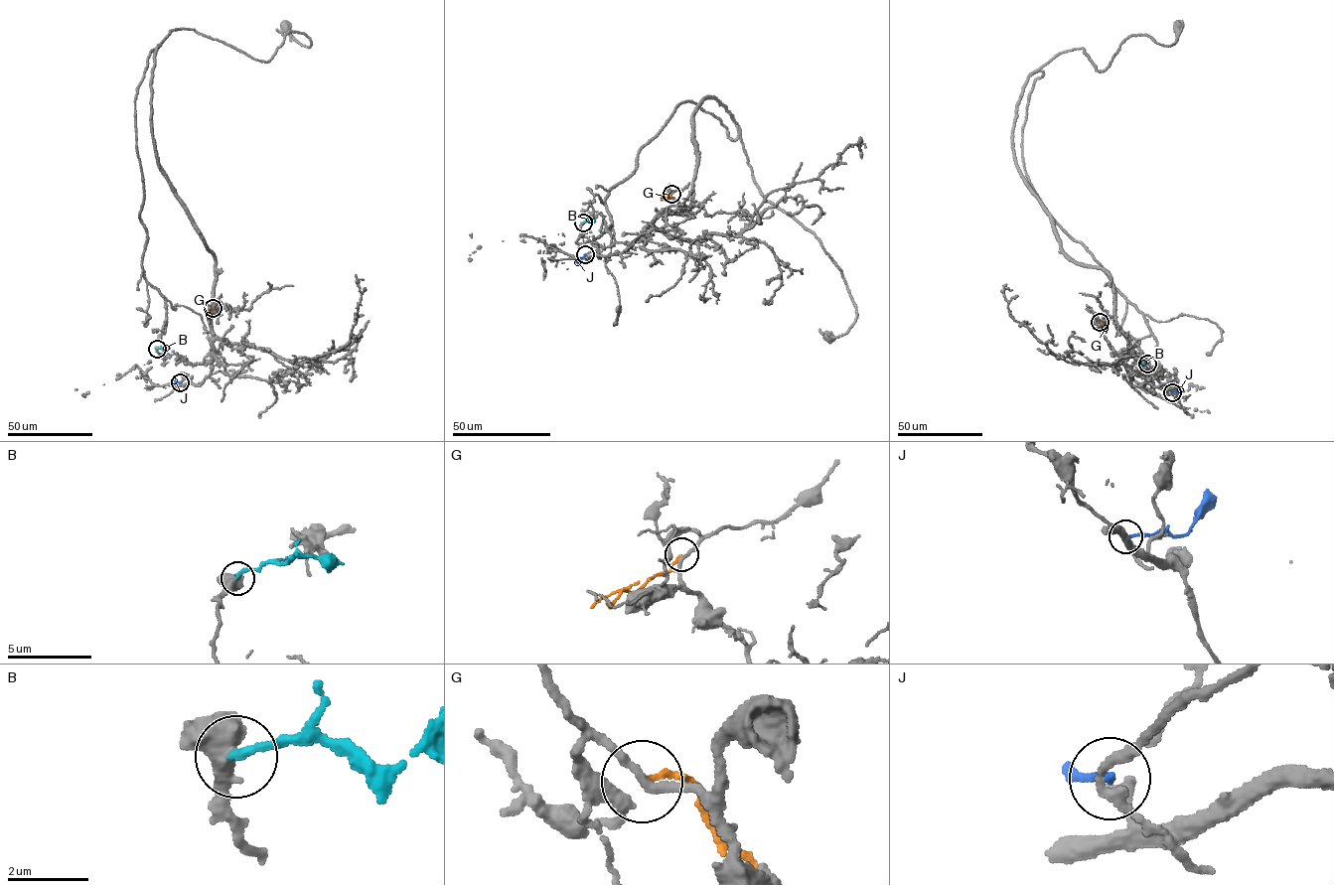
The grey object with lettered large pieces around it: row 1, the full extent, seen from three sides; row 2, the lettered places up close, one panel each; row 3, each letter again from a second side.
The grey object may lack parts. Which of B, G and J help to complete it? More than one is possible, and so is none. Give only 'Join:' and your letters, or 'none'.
Join: B

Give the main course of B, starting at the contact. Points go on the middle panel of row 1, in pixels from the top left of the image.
B: (583, 222), (595, 221)

